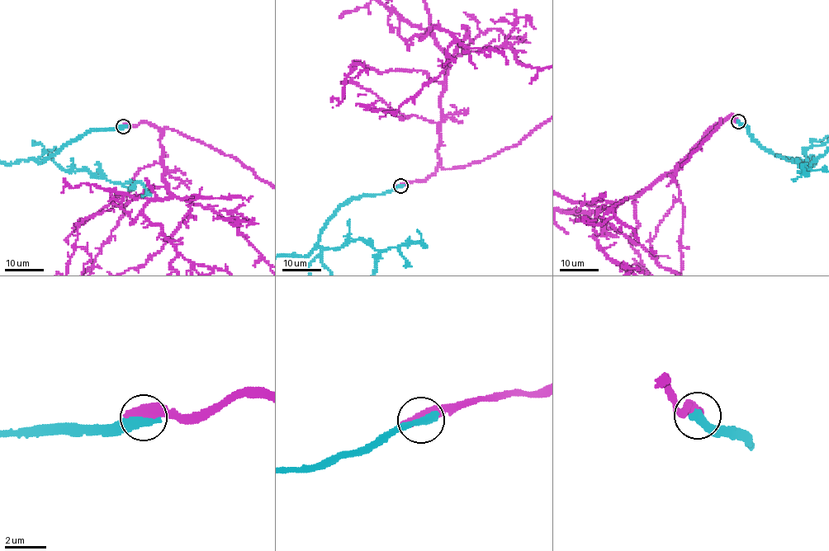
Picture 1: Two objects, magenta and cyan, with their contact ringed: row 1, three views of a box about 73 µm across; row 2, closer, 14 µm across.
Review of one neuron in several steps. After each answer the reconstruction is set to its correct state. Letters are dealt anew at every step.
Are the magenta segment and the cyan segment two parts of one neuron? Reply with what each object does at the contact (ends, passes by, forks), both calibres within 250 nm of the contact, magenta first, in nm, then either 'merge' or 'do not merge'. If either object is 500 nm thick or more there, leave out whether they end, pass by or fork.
600/500 nm | do not merge

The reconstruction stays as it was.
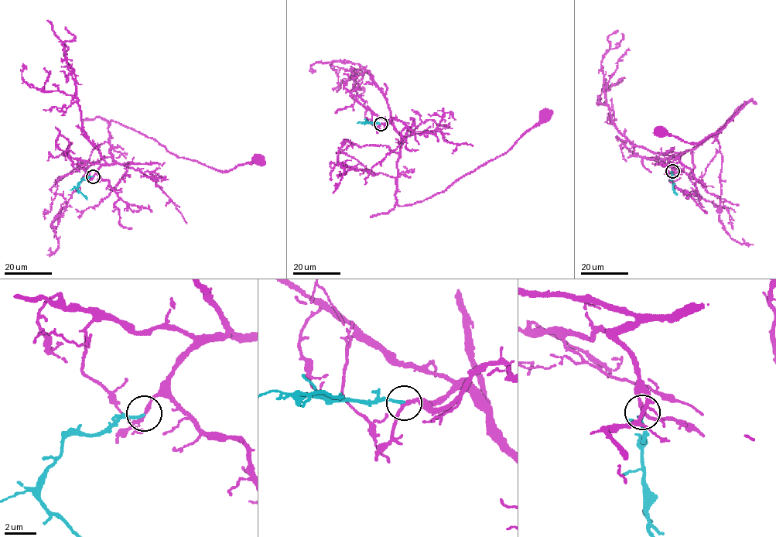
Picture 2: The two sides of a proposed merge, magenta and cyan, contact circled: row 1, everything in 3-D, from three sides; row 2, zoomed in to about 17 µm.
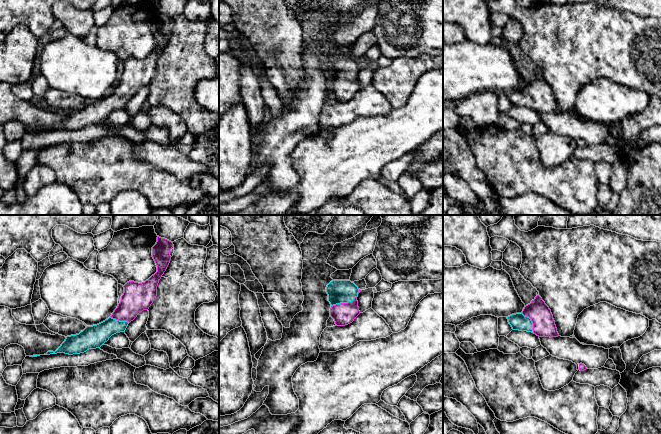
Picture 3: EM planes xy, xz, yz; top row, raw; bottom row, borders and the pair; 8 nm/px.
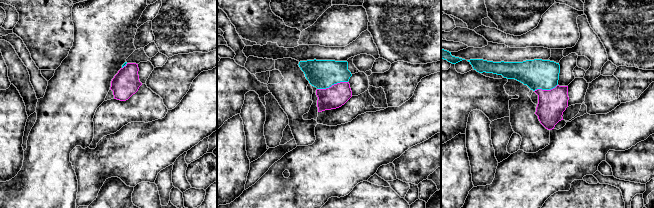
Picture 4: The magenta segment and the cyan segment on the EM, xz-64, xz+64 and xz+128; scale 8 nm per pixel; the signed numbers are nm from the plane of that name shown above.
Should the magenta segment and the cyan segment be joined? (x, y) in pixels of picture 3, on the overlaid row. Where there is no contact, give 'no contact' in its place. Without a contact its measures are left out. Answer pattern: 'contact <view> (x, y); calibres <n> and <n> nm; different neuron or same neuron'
contact xz (344, 303); calibres 180 and 190 nm; same neuron

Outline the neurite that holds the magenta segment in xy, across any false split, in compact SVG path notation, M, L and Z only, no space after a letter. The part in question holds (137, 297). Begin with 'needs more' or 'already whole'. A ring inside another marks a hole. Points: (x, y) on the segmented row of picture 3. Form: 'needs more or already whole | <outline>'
needs more | M158 236L156 244L152 247L152 257L157 265L157 272L145 282L127 282L123 286L124 293L120 303L108 319L97 325L86 326L79 334L67 336L55 352L48 351L44 355L84 353L89 349L100 348L112 335L125 332L128 324L140 312L148 310L156 299L157 286L170 263L172 247L173 242Z

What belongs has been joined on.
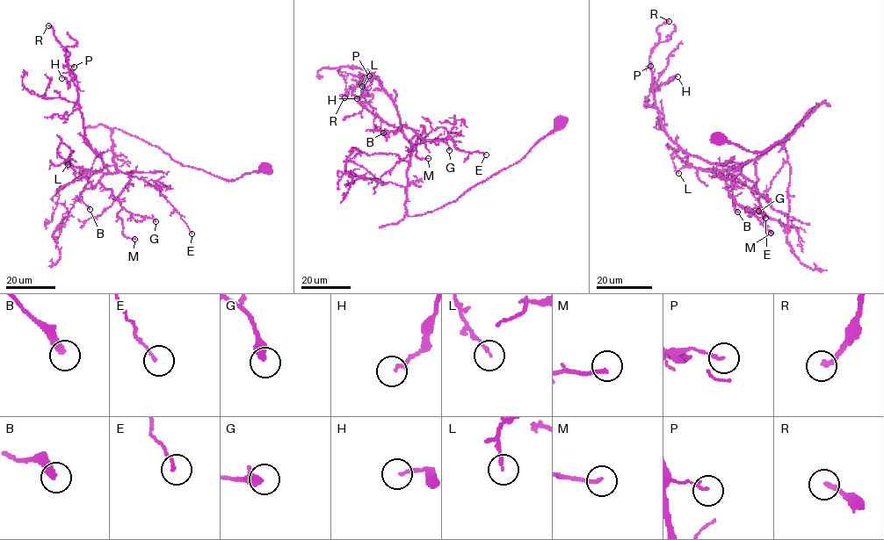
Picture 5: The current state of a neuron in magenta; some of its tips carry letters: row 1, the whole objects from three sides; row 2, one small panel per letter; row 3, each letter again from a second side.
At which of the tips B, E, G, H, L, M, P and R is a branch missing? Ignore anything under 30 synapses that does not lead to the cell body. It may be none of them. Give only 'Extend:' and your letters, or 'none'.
Extend: none

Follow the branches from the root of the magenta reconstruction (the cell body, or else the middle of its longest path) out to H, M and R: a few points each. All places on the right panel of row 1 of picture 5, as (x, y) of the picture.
H: (718, 136), (762, 152), (817, 104), (733, 168), (667, 134), (652, 82), (677, 76)
M: (718, 136), (762, 152), (791, 135), (817, 104), (786, 139), (728, 171), (729, 195), (771, 233)
R: (718, 136), (762, 152), (817, 104), (743, 165), (689, 155), (667, 134), (653, 91), (650, 49), (669, 21)

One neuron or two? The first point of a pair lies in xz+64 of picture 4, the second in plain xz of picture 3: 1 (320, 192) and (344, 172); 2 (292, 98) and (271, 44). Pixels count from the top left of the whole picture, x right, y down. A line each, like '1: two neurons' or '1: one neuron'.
1: one neuron
2: one neuron

